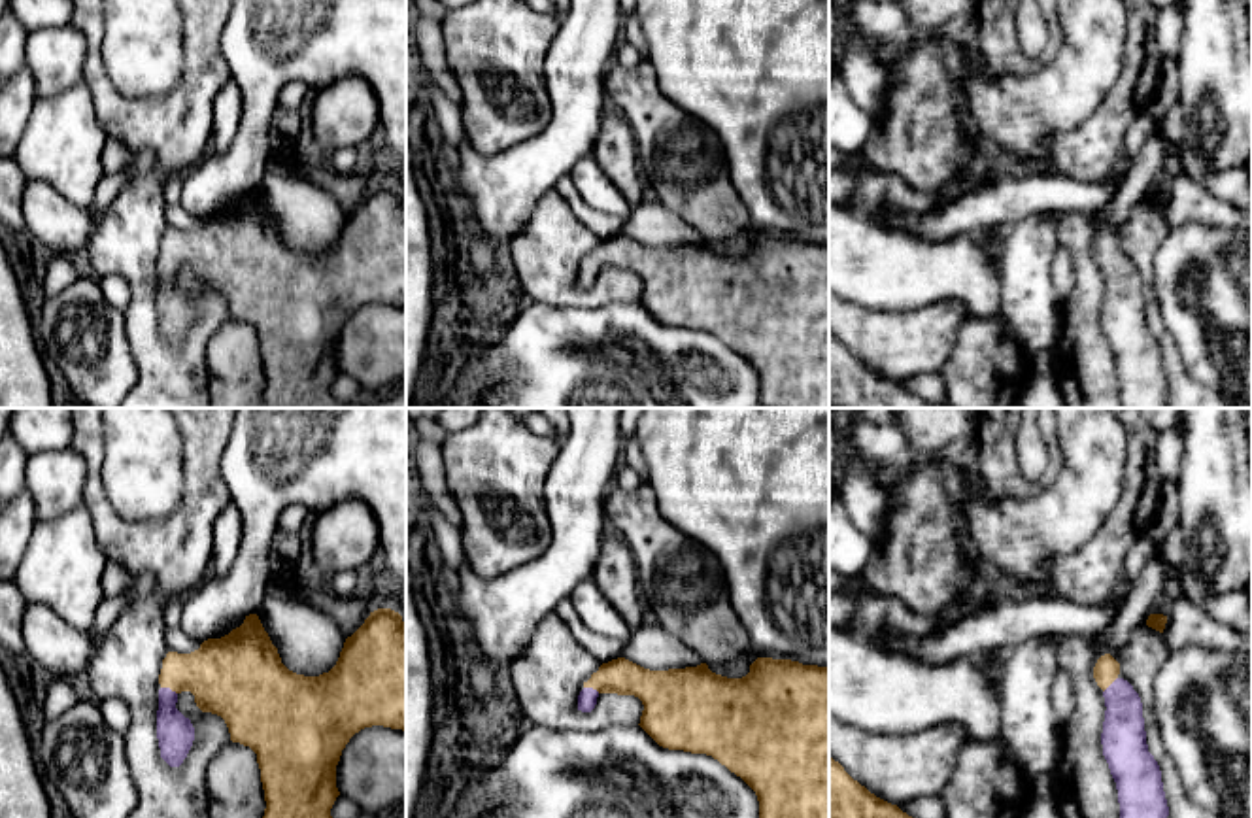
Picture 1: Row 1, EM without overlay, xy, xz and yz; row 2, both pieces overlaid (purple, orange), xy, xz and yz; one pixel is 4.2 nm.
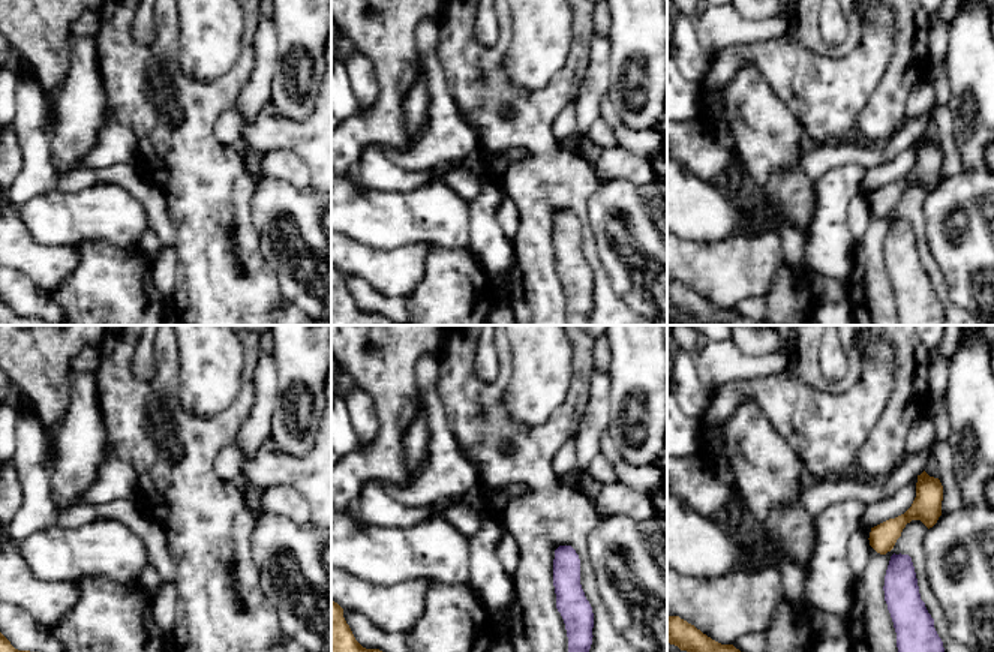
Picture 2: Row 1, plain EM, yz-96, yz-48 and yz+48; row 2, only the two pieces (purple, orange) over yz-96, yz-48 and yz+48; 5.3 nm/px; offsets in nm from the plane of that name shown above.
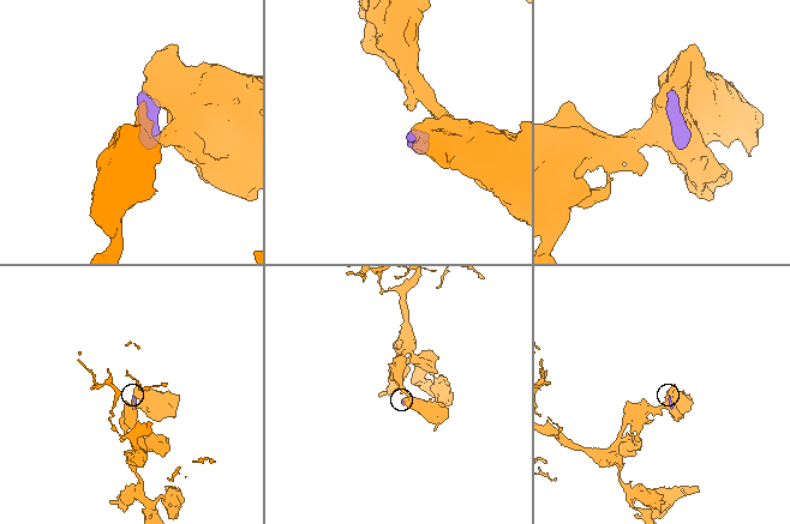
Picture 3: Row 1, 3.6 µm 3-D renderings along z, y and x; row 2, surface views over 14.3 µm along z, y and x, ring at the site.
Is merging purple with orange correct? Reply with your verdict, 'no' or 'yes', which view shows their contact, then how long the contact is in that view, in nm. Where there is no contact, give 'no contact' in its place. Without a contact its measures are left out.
yes; meets purple in xy; contact 80 nm long

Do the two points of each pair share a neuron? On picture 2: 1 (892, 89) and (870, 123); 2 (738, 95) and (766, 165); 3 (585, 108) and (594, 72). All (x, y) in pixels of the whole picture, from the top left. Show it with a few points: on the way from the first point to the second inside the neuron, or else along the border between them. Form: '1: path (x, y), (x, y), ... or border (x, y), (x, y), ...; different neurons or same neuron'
1: path (889, 98), (886, 107), (879, 114); same neuron
2: path (751, 113), (766, 134), (766, 147); same neuron
3: path (589, 99), (594, 81); same neuron

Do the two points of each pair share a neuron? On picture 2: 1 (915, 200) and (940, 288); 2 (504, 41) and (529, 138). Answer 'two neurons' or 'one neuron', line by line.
1: one neuron
2: one neuron

